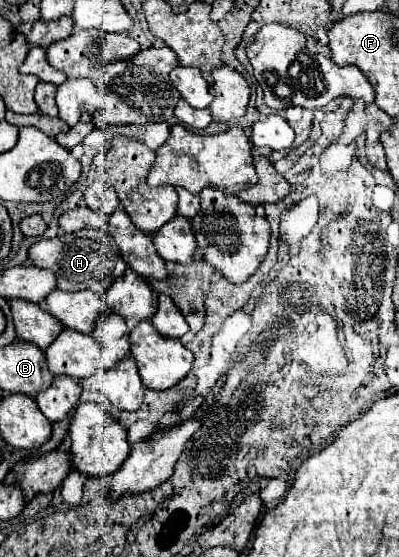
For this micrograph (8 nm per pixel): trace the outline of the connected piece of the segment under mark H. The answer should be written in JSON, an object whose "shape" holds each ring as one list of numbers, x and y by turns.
{"shape":[[80,229,78,233,64,233,54,239,40,239,30,247,28,253,30,261,36,267,46,267,56,273,58,289,62,291,90,289,96,287,104,277,110,277,108,281,114,281,126,269,126,263,118,253,118,245,114,245,114,237,100,229]]}

